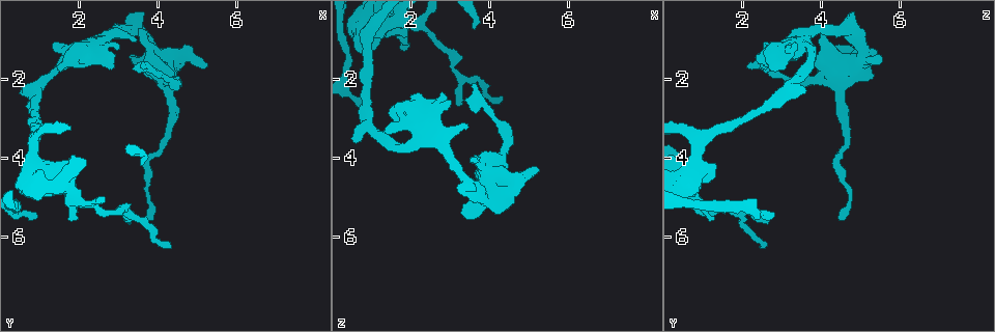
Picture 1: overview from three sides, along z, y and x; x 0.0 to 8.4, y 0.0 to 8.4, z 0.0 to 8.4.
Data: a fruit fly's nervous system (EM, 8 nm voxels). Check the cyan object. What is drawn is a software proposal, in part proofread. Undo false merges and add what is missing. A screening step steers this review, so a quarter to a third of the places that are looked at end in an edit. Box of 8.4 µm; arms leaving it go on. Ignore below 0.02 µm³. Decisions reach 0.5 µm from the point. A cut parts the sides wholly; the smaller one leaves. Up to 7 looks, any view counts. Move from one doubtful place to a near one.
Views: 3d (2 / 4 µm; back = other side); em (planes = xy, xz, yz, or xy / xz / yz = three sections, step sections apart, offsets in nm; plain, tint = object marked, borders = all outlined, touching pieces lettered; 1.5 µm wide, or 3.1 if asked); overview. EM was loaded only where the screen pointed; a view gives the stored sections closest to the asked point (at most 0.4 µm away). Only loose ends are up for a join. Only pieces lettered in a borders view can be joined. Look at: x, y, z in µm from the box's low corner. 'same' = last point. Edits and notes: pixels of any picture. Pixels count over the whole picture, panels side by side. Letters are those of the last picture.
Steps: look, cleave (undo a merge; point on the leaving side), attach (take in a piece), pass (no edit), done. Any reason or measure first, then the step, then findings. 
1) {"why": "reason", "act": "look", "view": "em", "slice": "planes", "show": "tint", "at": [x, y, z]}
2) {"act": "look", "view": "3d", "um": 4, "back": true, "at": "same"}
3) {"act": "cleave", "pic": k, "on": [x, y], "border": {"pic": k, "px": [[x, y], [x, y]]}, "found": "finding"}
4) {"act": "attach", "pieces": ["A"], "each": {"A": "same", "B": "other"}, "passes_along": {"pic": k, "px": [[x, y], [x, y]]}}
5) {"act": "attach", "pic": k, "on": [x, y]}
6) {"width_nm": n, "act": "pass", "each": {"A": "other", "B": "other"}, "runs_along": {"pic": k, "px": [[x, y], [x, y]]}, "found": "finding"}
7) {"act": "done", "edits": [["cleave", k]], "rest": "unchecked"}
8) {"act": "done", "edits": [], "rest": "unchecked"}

{"why": "thin end", "act": "look", "view": "em", "slice": "xy", "step": 8, "show": "borders", "at": [3.80, 5.55, 4.50]}

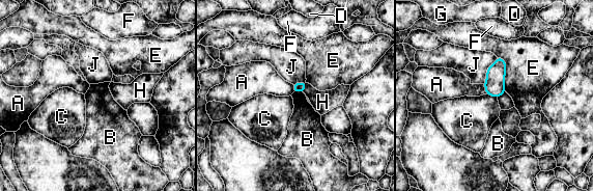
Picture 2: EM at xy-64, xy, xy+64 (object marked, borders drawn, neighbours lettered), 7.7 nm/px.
{"width_nm": 70, "act": "pass", "each": {"A": "other", "B": "other", "C": "other", "D": "other", "E": "other", "F": "other", "G": "other", "H": "other", "J": "other"}, "border": {"pic": 2, "px": [[486, 93], [497, 98]]}, "found": "none of them fits"}

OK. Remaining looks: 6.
{"why": "thick end", "act": "look", "view": "em", "slice": "planes", "show": "borders", "at": [4.40, 1.20, 4.30]}

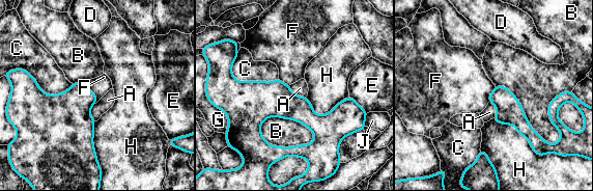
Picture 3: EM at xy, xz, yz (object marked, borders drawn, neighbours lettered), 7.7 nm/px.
{"act": "pass", "each": {"A": "other", "B": "other", "C": "other", "D": "other", "E": "other", "F": "other", "G": "other", "H": "other", "J": "other"}, "runs_along": {"pic": 3, "px": [[238, 84], [310, 119], [349, 105]]}, "found": "no lettered piece goes on from it"}

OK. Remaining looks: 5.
{"why": "thick turns thin", "act": "look", "view": "3d", "um": 2, "at": [2.30, 1.10, 3.50]}

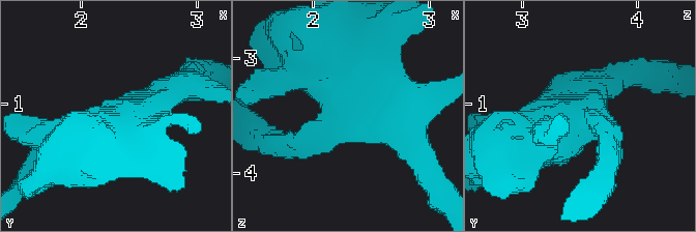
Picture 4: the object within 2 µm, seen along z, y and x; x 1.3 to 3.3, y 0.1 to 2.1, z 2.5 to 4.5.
{"why": "shape alone is not enough", "act": "look", "view": "em", "slice": "planes", "show": "borders", "at": [2.28, 1.12, 3.48]}

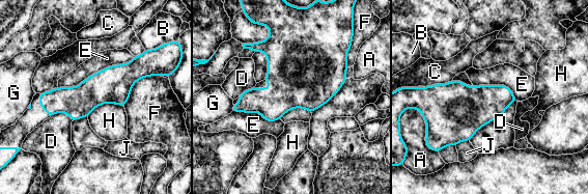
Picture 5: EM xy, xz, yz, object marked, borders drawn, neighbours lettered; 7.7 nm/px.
{"act": "pass", "each": {"A": "other", "B": "other", "C": "other", "D": "other", "E": "other", "F": "other", "G": "other", "H": "other", "J": "other"}, "runs_along": {"pic": 5, "px": [[142, 65], [82, 100], [42, 101]]}, "found": "all the same cell"}

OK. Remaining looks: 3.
{"act": "done", "edits": [], "rest": "unchecked"}

